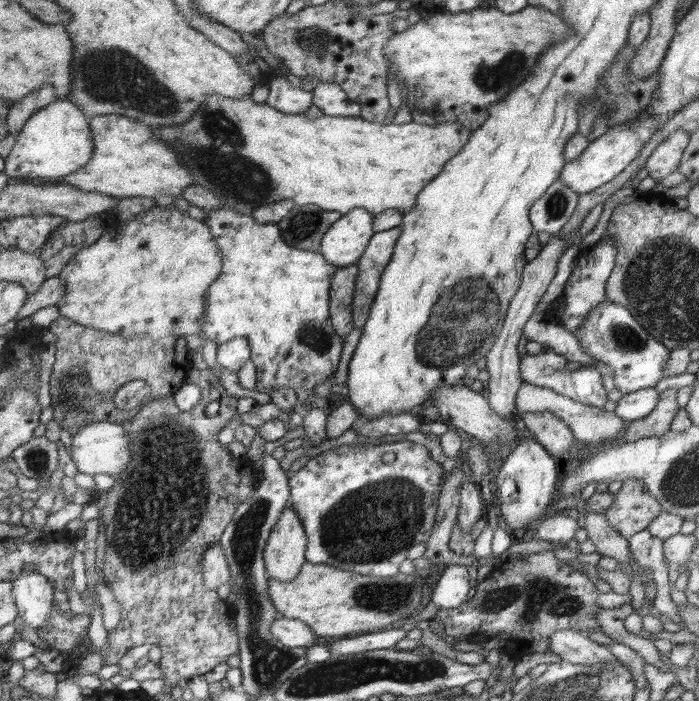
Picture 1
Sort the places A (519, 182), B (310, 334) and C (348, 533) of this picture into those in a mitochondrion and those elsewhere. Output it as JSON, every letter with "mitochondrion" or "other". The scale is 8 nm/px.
{"A":"other","B":"mitochondrion","C":"mitochondrion"}

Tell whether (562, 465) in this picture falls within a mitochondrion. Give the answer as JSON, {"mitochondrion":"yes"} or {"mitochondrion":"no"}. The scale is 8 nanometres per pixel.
{"mitochondrion":"no"}

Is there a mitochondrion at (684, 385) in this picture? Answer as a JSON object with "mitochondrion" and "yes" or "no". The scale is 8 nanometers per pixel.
{"mitochondrion":"no"}

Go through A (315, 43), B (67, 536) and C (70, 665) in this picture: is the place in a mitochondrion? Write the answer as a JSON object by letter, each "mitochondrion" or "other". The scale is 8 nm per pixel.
{"A":"mitochondrion","B":"other","C":"other"}

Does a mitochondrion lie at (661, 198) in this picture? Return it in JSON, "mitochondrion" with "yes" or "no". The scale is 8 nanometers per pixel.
{"mitochondrion":"no"}

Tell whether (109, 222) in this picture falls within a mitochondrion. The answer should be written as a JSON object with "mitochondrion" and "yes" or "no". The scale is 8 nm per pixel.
{"mitochondrion":"no"}

